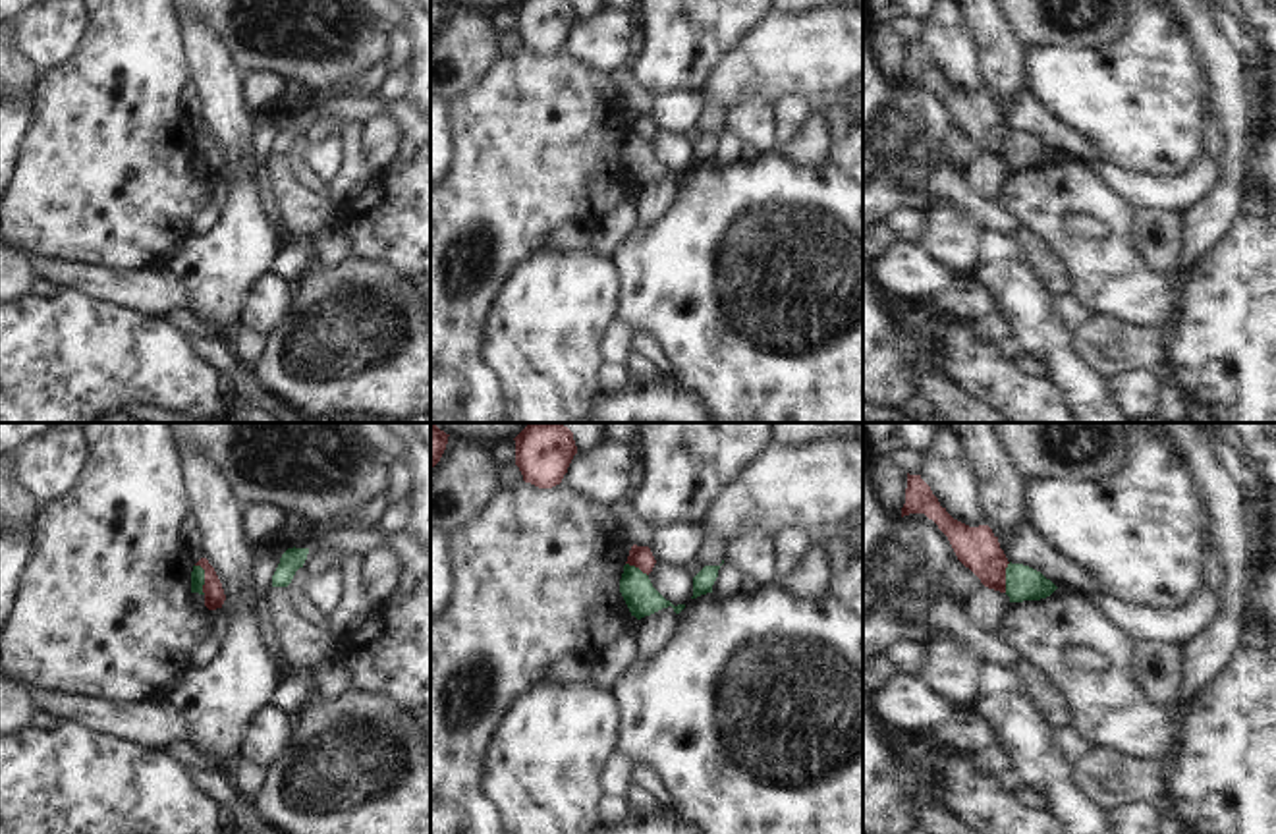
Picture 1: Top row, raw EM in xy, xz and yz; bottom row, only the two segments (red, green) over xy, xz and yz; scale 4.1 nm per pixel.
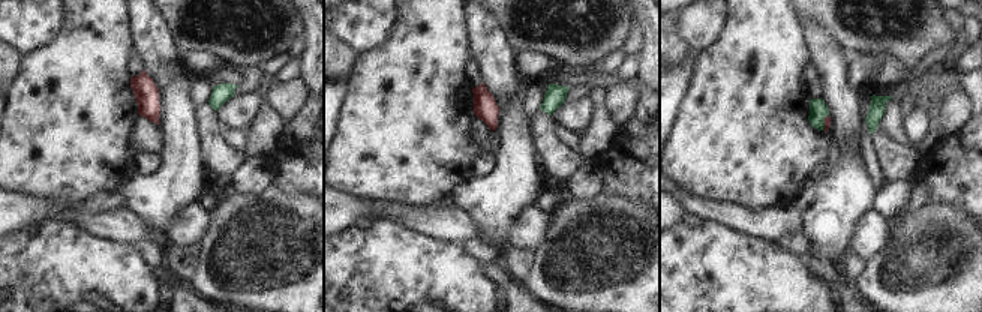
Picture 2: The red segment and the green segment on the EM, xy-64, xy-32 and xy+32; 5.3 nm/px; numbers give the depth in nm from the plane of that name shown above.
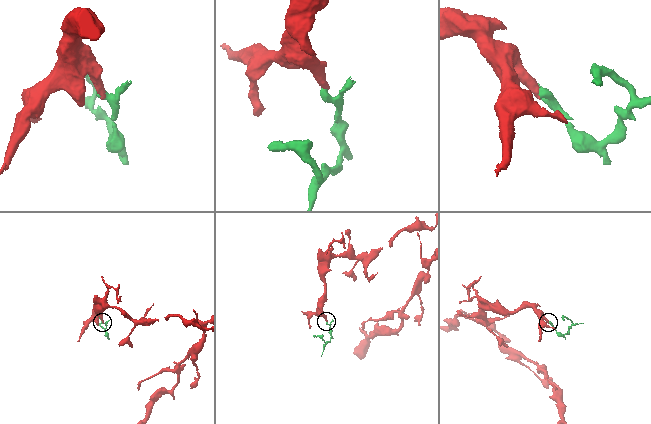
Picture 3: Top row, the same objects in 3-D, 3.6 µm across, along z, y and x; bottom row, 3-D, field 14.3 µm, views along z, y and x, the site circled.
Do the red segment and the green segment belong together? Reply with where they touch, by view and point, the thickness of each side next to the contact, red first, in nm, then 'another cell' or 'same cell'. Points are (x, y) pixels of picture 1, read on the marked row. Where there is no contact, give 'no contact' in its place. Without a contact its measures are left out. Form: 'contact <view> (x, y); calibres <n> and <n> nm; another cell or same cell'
contact xy (205, 578); calibres 90 and 60 nm; another cell

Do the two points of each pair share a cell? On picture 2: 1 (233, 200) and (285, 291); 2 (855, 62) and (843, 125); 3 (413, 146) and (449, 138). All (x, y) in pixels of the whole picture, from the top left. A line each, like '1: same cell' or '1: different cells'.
1: same cell
2: different cells
3: same cell

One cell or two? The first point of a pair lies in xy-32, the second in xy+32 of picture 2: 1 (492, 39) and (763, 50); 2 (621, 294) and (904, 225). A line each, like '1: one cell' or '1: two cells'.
1: two cells
2: one cell

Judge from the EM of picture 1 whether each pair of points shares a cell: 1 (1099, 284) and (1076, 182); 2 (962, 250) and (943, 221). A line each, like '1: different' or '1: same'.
1: same
2: same

